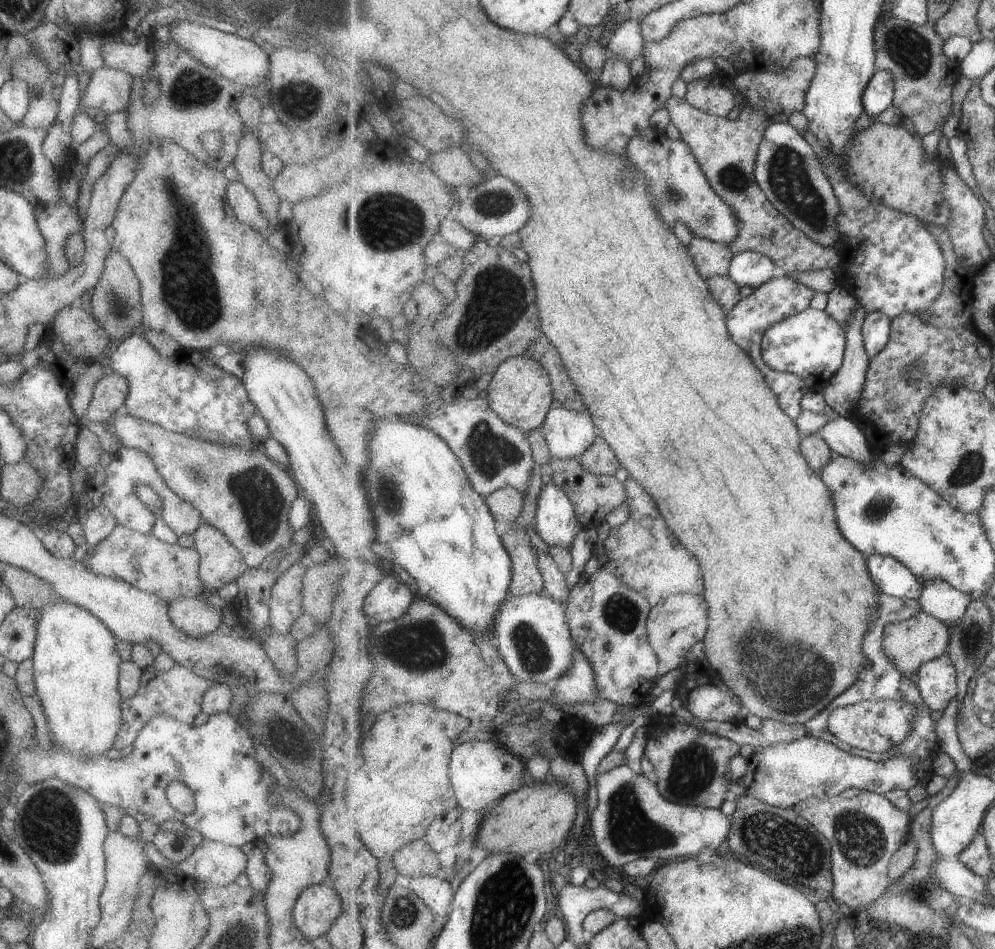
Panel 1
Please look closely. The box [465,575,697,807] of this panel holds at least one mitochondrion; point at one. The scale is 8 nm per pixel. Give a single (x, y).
(530, 650)

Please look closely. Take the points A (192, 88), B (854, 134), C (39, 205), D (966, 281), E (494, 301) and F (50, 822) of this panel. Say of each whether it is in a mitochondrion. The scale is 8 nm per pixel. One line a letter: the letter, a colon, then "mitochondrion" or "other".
A: mitochondrion
B: other
C: other
D: other
E: mitochondrion
F: mitochondrion

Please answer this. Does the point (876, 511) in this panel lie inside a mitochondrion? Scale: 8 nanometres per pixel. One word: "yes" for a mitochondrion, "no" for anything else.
yes

